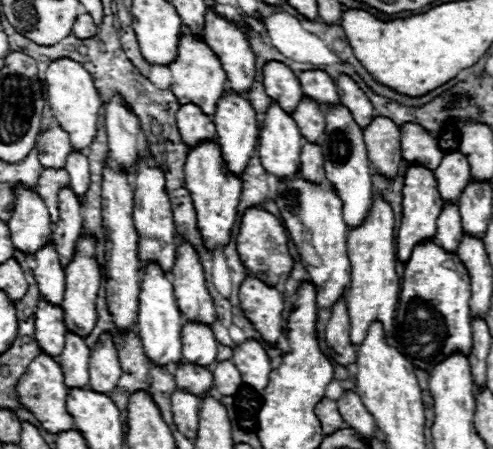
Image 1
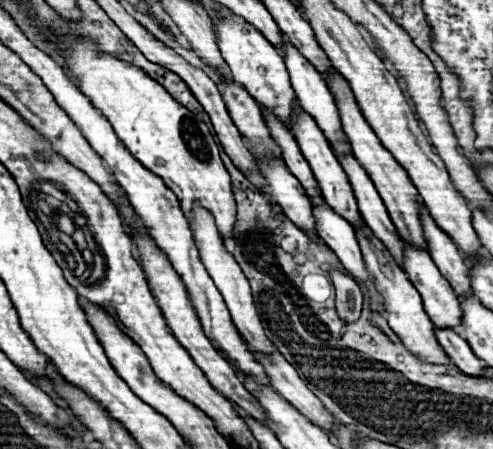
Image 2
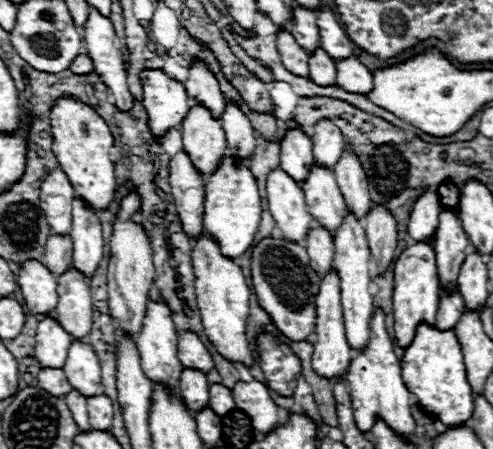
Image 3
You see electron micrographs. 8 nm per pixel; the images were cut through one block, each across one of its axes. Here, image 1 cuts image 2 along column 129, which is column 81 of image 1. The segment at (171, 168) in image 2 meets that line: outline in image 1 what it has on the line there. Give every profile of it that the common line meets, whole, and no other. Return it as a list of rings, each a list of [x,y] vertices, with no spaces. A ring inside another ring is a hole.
[[[56,58],[46,70],[46,86],[48,86],[48,104],[52,110],[52,116],[68,132],[72,140],[72,148],[84,150],[86,146],[92,144],[96,136],[98,108],[102,106],[102,100],[98,96],[98,90],[94,88],[90,72],[72,58]]]

